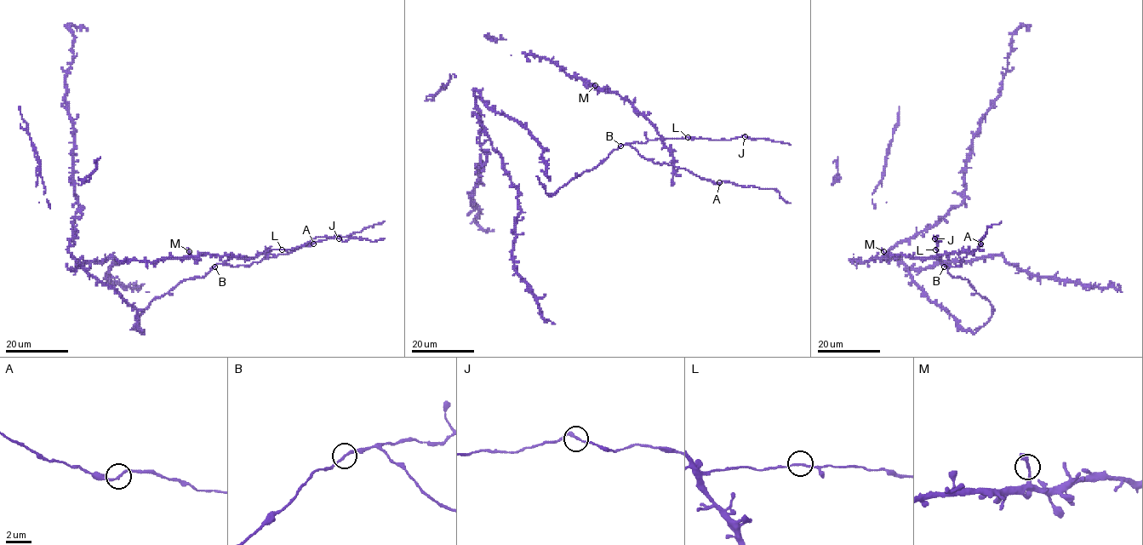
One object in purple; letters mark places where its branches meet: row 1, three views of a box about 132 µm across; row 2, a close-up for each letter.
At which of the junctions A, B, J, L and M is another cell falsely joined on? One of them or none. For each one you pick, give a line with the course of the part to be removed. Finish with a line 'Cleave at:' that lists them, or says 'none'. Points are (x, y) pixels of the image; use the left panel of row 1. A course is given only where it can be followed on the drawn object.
Cleave at: none

